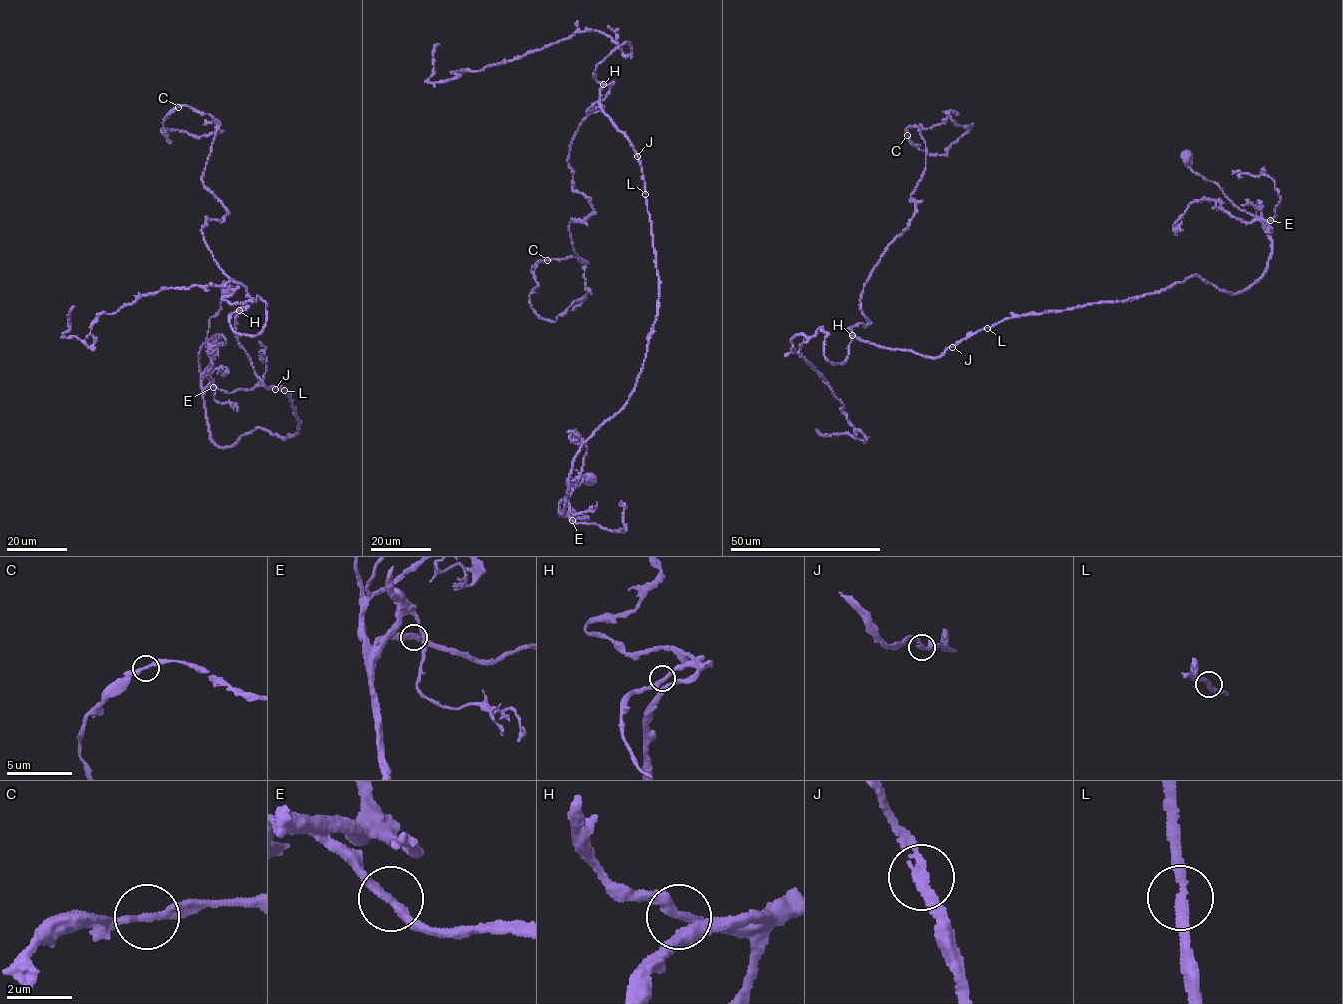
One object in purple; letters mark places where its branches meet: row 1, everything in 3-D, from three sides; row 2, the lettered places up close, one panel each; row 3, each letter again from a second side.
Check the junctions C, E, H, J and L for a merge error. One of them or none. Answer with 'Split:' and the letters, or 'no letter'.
Split: no letter

